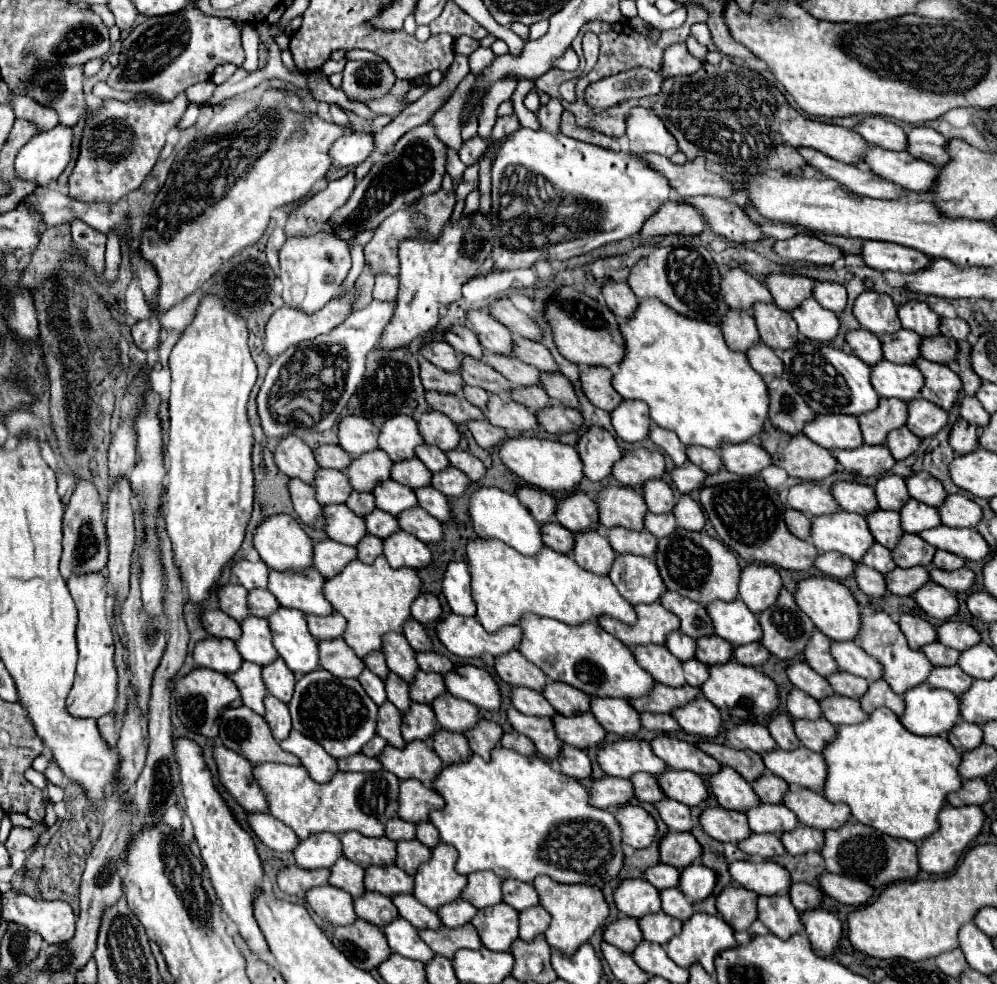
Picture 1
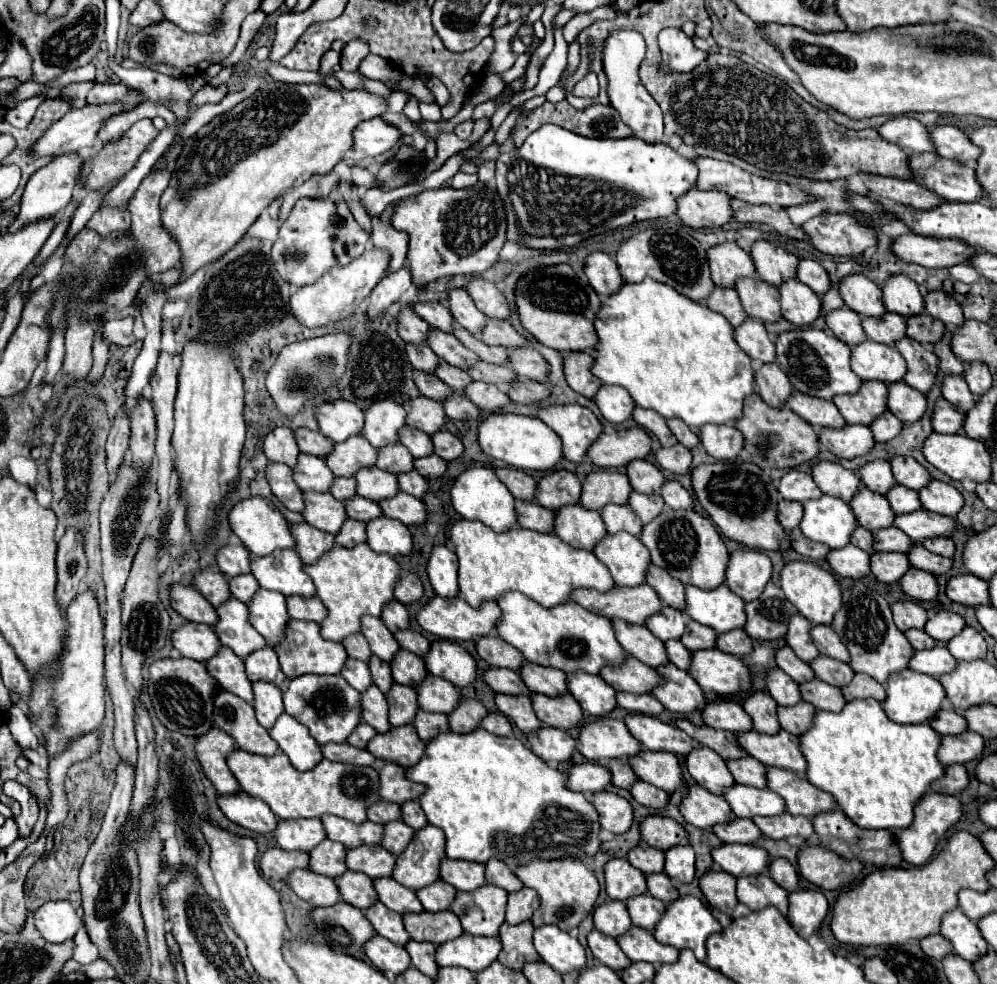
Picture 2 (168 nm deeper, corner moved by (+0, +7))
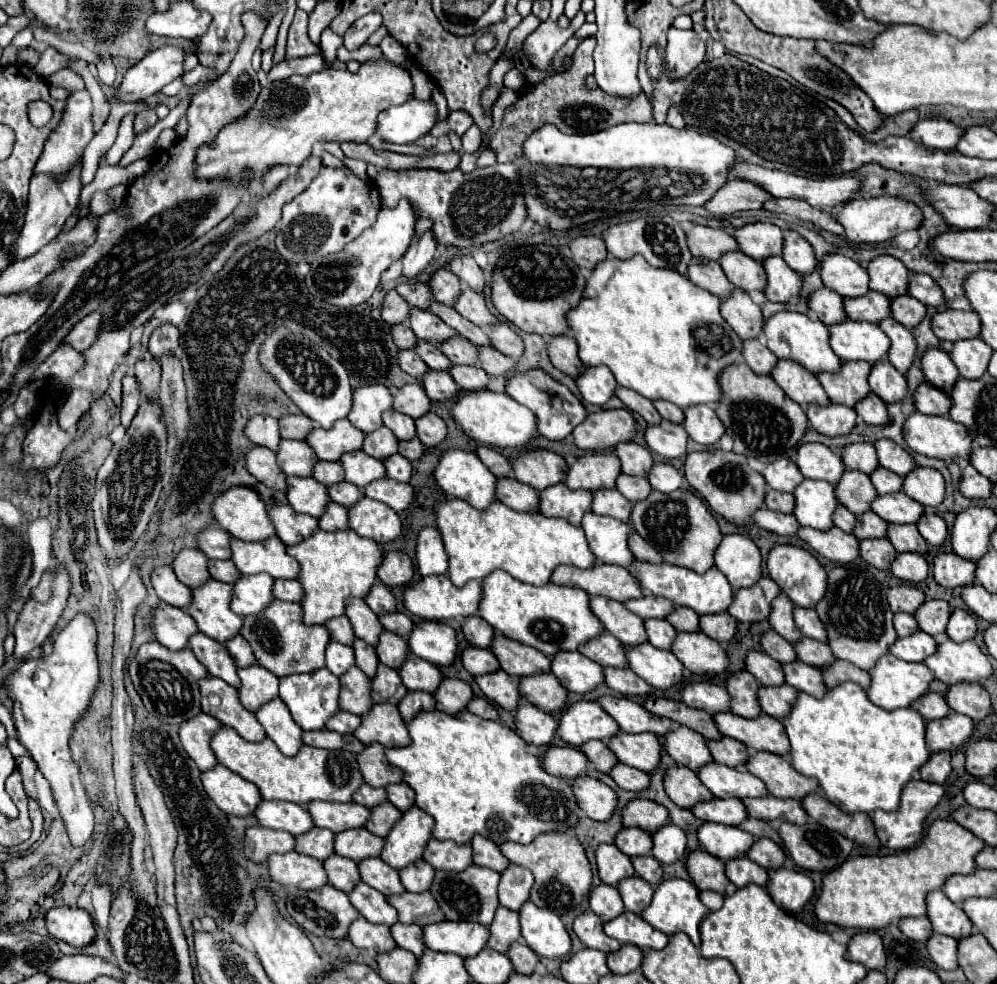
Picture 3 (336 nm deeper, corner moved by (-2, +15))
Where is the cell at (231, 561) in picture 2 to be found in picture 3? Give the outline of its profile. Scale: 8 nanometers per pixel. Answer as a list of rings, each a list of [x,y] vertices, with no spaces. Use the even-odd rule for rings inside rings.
[[[206,527],[198,533],[198,549],[210,559],[230,559],[230,533],[220,527]]]

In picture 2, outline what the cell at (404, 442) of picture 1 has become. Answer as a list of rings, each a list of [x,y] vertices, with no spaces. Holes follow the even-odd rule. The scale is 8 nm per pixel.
[[[376,401],[366,411],[366,423],[362,437],[370,441],[376,449],[398,443],[398,433],[406,425],[406,409],[394,401]]]

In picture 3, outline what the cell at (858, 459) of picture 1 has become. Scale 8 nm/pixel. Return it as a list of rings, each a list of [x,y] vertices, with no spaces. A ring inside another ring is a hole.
[[[838,403],[806,405],[806,417],[818,433],[828,437],[848,433],[856,421],[854,409],[848,409],[846,405],[838,405]]]

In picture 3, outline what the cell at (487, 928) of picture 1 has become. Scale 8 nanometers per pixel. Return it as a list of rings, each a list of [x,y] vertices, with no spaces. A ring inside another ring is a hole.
[[[470,865],[460,873],[436,871],[434,881],[430,885],[430,893],[448,921],[476,921],[488,927],[494,919],[494,911],[498,909],[498,877],[498,871],[478,865]]]

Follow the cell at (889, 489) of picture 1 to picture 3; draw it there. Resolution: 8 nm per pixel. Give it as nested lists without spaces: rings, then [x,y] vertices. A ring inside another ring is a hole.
[[[852,443],[846,445],[840,453],[844,465],[848,469],[858,469],[862,473],[872,473],[878,467],[878,457],[874,453],[872,443]]]

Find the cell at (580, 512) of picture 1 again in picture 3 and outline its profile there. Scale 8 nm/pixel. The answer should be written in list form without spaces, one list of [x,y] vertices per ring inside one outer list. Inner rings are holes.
[[[528,449],[522,451],[516,459],[512,459],[514,477],[536,491],[542,491],[550,485],[562,483],[564,473],[568,469],[566,461],[548,449]]]

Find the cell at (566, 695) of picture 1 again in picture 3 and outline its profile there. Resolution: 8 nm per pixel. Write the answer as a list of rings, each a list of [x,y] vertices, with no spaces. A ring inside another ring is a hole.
[[[500,633],[494,635],[490,651],[496,655],[500,667],[516,677],[550,671],[550,659],[544,653]]]

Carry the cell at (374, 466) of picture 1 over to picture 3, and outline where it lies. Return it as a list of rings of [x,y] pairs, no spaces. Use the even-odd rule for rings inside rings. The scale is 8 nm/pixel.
[[[338,419],[332,425],[332,429],[314,427],[306,435],[306,443],[322,461],[338,461],[340,453],[360,449],[362,441],[364,441],[364,433],[356,429],[348,419]]]

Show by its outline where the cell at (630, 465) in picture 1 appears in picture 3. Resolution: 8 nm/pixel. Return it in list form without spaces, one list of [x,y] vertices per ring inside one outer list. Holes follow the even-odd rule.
[[[604,409],[588,413],[586,419],[572,431],[576,447],[584,451],[614,449],[616,443],[632,441],[636,421],[626,409]]]

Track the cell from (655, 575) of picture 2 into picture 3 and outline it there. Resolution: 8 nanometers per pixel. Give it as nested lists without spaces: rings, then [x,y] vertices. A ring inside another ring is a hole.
[[[630,533],[628,547],[634,553],[634,557],[638,557],[638,559],[644,559],[644,561],[650,561],[650,563],[660,563],[662,561],[658,551],[652,545],[648,545],[638,533]]]

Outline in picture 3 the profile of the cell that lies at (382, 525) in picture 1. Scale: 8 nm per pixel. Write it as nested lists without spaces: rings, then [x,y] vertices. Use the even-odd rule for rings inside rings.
[[[340,481],[336,485],[330,485],[328,487],[328,495],[330,495],[330,501],[334,501],[338,505],[344,505],[344,507],[350,507],[360,497],[364,497],[364,493],[356,485],[350,485],[346,481]]]

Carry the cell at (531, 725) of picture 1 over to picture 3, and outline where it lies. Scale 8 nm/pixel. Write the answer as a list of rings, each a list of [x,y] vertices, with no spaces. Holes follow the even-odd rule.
[[[498,669],[494,673],[486,673],[482,677],[474,677],[482,693],[504,707],[506,711],[514,711],[520,703],[520,693],[518,693],[518,677],[506,673],[504,669]]]

